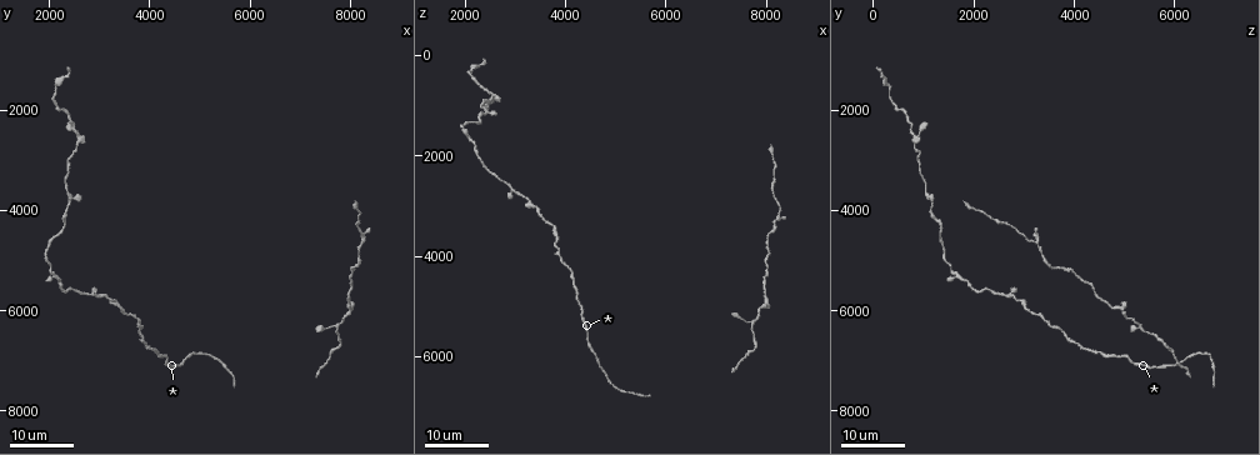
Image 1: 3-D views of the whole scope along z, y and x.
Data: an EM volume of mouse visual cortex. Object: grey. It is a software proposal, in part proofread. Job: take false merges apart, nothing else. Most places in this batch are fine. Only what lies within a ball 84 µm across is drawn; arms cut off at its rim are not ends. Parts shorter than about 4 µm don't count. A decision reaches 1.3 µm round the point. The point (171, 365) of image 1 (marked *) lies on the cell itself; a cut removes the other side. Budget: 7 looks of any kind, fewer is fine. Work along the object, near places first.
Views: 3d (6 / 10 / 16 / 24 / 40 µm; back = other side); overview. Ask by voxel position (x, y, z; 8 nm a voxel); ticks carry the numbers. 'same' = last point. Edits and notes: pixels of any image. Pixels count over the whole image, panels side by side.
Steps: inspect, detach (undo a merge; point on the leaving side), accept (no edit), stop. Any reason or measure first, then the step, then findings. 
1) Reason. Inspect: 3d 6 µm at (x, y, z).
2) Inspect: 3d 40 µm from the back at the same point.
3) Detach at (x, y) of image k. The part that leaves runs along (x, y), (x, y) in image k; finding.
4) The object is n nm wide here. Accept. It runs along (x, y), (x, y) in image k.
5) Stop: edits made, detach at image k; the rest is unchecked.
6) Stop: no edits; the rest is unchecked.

Three arms meet. Inspect: 3d 16 µm at (2100, 5250, 1650).

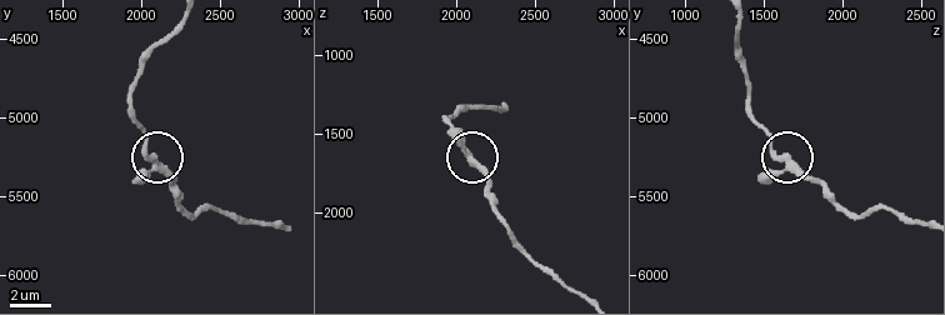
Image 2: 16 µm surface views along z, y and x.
Zoom in. Inspect: 3d 10 µm at (2040, 5240, 1600).

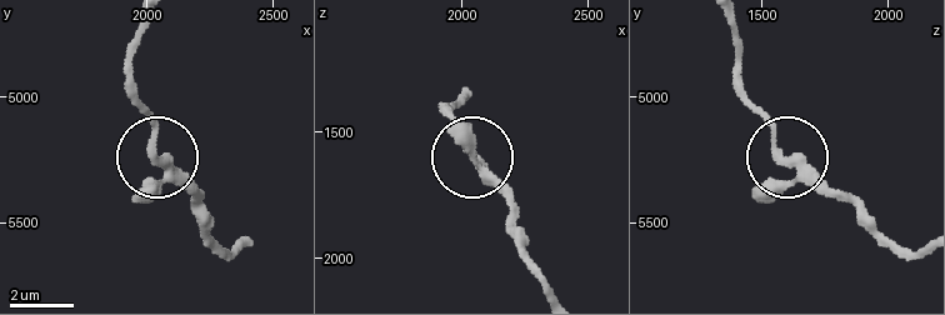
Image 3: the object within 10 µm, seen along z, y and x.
3 arms meet here. Accept. One cell here.

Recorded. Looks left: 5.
Calibre changes. Inspect: 3d 16 µm at (2900, 5650, 2650).

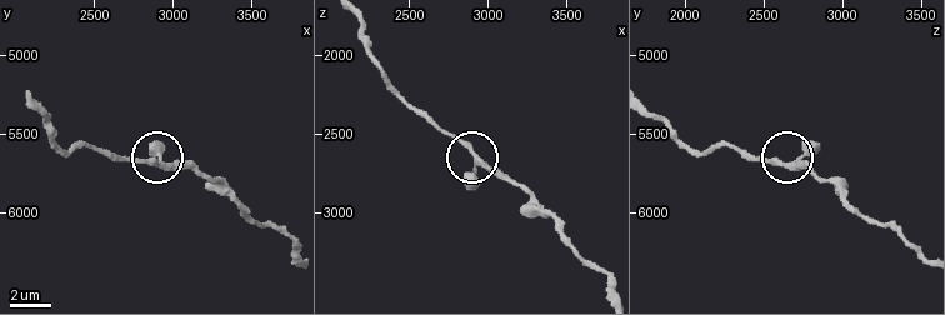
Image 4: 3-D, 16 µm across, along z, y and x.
Inspect: 3d 10 µm at (2880, 5700, 2620).

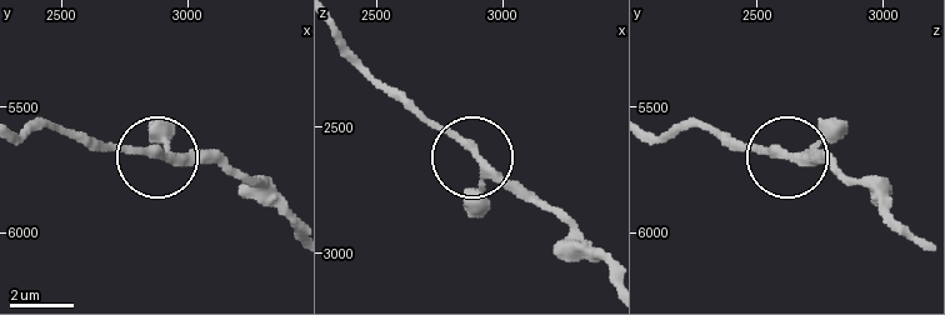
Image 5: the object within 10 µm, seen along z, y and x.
The object is 250 nm wide here. Accept. It runs along (289, 220), (225, 169), (90, 148) in image 5; one cell here.

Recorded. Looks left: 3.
Looks like a crossing. Inspect: 3d 16 µm at (2600, 2500, 850).

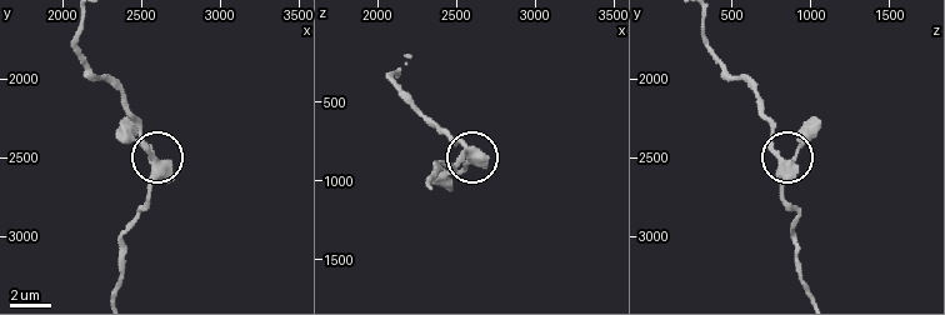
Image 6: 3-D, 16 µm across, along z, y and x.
Inspect: 3d 6 µm at (2600, 2540, 840).

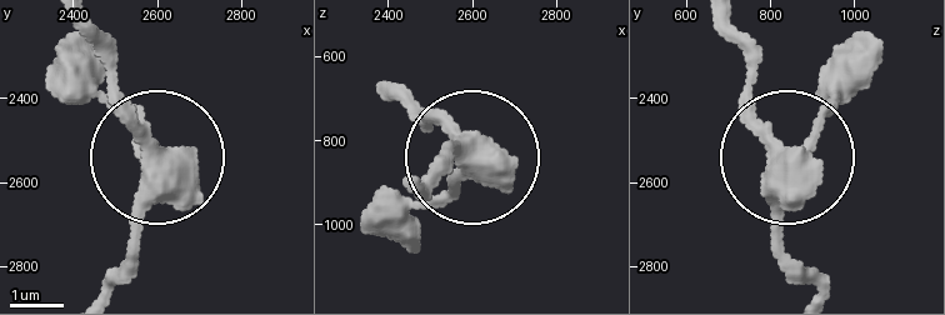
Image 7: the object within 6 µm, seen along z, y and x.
The object is 440 nm wide here. Accept. One cell here.

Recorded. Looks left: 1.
Stop: no edits; the rest is unchecked.

